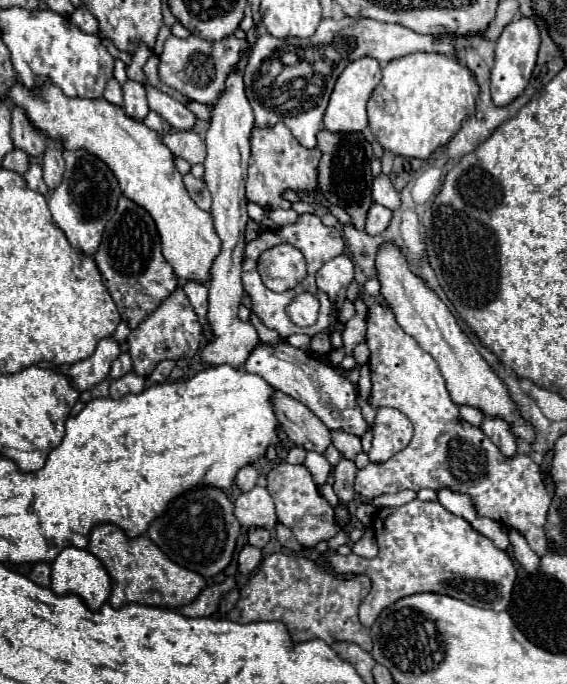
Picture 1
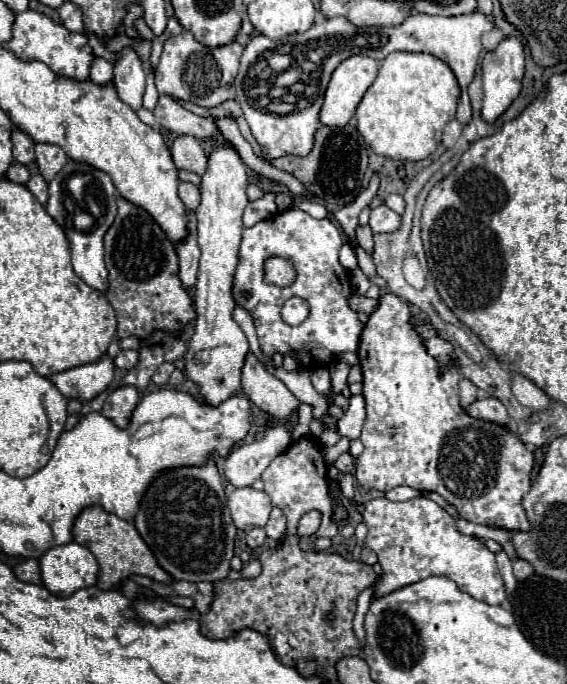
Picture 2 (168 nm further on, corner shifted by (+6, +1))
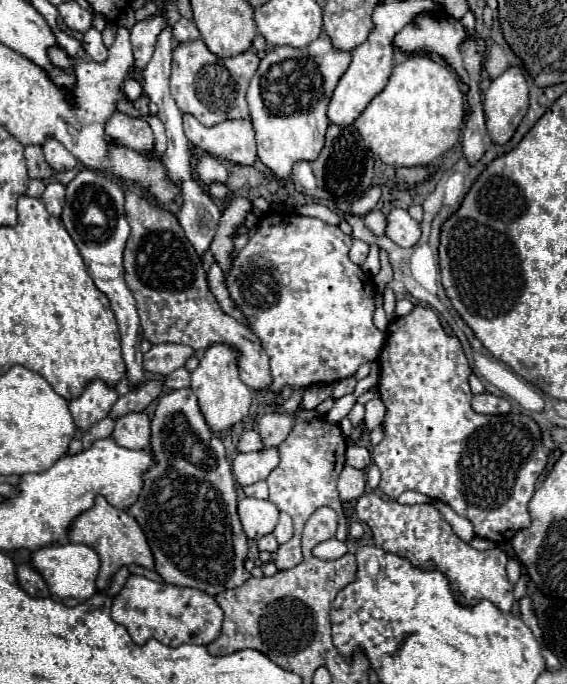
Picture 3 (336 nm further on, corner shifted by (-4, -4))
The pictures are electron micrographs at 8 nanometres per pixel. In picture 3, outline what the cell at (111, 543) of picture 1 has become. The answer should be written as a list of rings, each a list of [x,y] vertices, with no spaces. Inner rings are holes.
[[[97,495],[95,505],[87,511],[83,511],[69,527],[69,541],[71,543],[83,543],[97,551],[101,559],[101,569],[97,577],[97,589],[105,591],[109,587],[109,579],[115,575],[115,571],[121,565],[141,565],[147,569],[153,569],[153,553],[147,545],[147,539],[139,527],[139,523],[123,509],[117,509],[107,503],[105,497]]]

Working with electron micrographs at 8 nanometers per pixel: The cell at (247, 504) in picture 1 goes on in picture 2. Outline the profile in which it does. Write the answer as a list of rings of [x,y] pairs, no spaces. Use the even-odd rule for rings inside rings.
[[[237,488],[227,498],[227,508],[235,526],[243,532],[249,532],[257,526],[265,526],[271,512],[271,500],[263,490],[255,488]]]

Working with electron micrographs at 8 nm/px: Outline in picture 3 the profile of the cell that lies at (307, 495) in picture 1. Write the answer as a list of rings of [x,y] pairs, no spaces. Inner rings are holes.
[[[297,409],[295,413],[295,425],[289,433],[289,437],[277,447],[279,449],[279,465],[271,471],[267,477],[269,485],[269,501],[277,505],[279,511],[285,511],[293,519],[293,537],[279,545],[275,551],[275,565],[277,569],[289,569],[301,563],[301,531],[309,515],[323,507],[329,505],[337,511],[339,515],[339,529],[337,529],[337,539],[345,541],[347,539],[347,521],[345,513],[341,507],[341,499],[337,493],[337,479],[345,467],[345,449],[347,441],[341,433],[339,423],[329,423],[325,415],[319,415],[317,409]]]

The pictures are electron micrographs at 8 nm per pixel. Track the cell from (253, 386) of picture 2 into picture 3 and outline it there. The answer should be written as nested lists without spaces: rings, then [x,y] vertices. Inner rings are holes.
[[[139,191],[125,193],[125,217],[131,225],[123,261],[125,281],[137,301],[143,337],[153,345],[183,343],[195,351],[215,343],[229,345],[239,353],[239,379],[255,391],[267,389],[271,383],[267,353],[249,327],[235,321],[219,307],[215,295],[209,291],[203,261],[187,241],[177,217]]]

